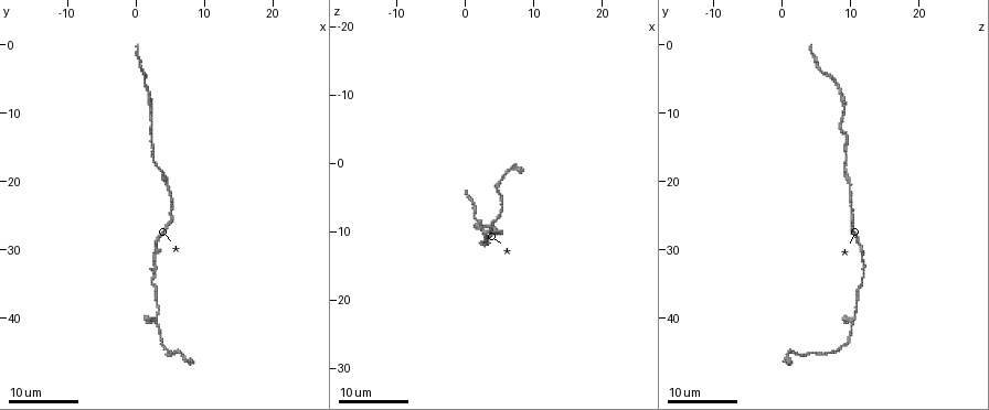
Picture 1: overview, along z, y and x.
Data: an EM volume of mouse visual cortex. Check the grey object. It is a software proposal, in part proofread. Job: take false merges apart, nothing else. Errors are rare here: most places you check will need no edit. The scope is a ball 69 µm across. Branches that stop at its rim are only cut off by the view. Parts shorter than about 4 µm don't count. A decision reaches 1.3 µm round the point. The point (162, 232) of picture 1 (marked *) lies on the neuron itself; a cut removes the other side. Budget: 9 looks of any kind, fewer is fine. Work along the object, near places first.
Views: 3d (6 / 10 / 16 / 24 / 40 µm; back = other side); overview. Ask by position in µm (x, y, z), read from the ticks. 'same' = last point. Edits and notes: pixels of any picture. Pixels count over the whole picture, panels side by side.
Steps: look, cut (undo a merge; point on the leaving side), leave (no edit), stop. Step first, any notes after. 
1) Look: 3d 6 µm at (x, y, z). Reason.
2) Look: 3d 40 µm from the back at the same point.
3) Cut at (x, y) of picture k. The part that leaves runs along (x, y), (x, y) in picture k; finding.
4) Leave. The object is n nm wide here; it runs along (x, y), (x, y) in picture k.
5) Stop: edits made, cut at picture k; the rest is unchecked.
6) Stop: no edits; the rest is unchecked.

Look: 3d 24 µm at (3.0, 37.5, 10.5).

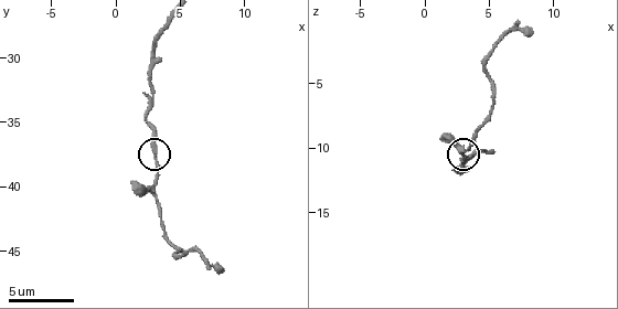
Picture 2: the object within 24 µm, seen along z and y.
Look: 3d 10 µm at (3.0, 37.2, 11.0).

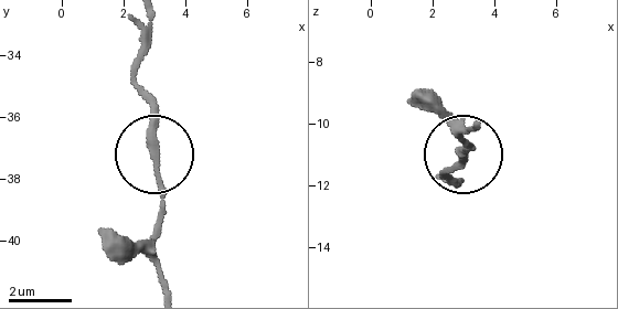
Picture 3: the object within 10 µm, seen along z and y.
Look: 3d 6 µm at (3.0, 37.0, 10.9).

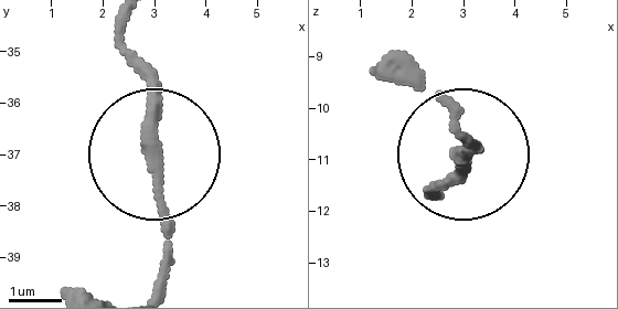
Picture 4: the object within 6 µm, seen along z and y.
Leave. The object is 220 nm wide here; continuous, no second neuron.

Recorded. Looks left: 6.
Look: 3d 16 µm at (3.4, 41.4, 10.4). A narrow waist.

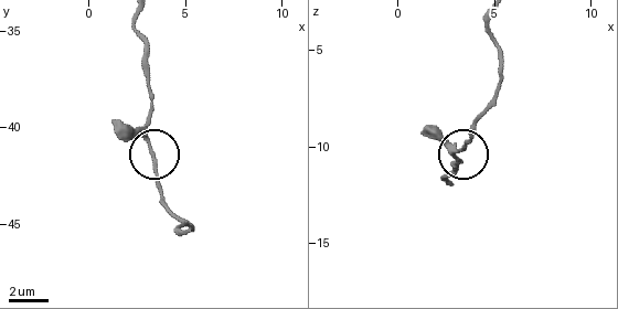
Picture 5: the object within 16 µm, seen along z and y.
Look: 3d 6 µm at (3.3, 41.3, 10.2). Closer look.

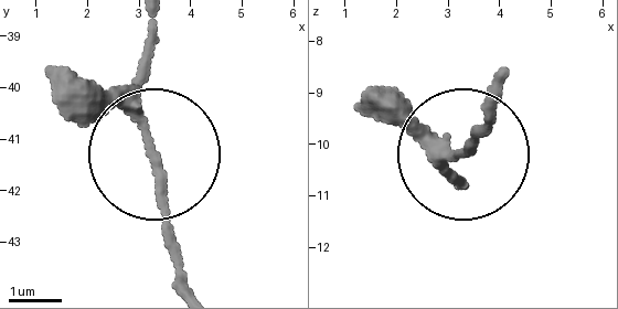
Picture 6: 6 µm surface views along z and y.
Leave. It runs along (460, 189), (451, 162), (491, 124) in picture 6; all the same neuron.

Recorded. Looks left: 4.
Look: 3d 16 µm at (2.0, 14.5, 9.0). Sudden change in width.

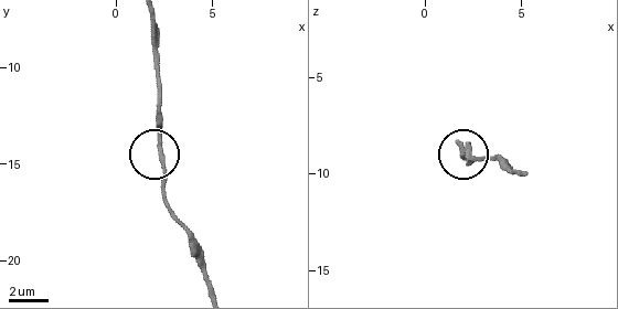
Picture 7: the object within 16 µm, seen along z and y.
Look: 3d 6 µm at the same point.

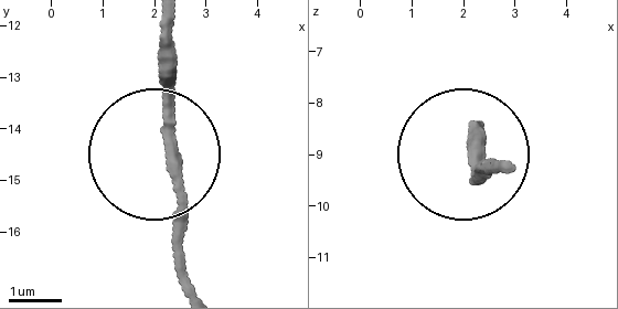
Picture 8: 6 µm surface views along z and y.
Leave. The object is 200 nm wide here; it runs along (192, 290), (170, 27) in picture 8; all the same neuron.

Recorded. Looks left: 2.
Look: 3d 16 µm at (2.0, 7.0, 8.5). Calibre changes.

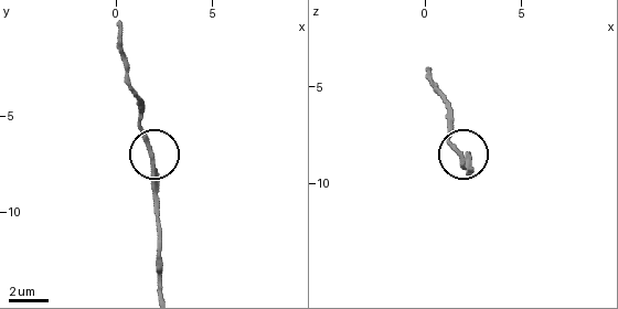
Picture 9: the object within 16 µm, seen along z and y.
Look: 3d 10 µm at (1.8, 7.0, 8.4).

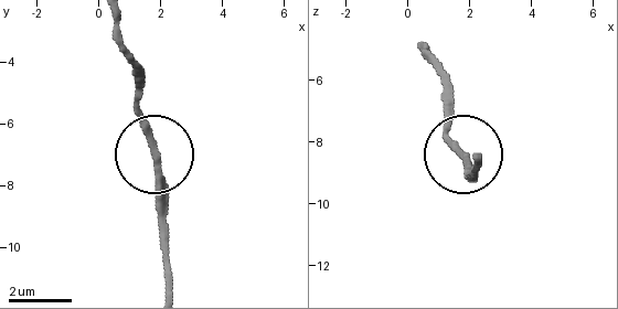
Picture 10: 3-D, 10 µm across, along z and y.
Leave. It runs along (170, 286), (161, 167), (138, 91) in picture 10; one neuron here.

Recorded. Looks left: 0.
Stop: no edits; the rest is unchecked.

